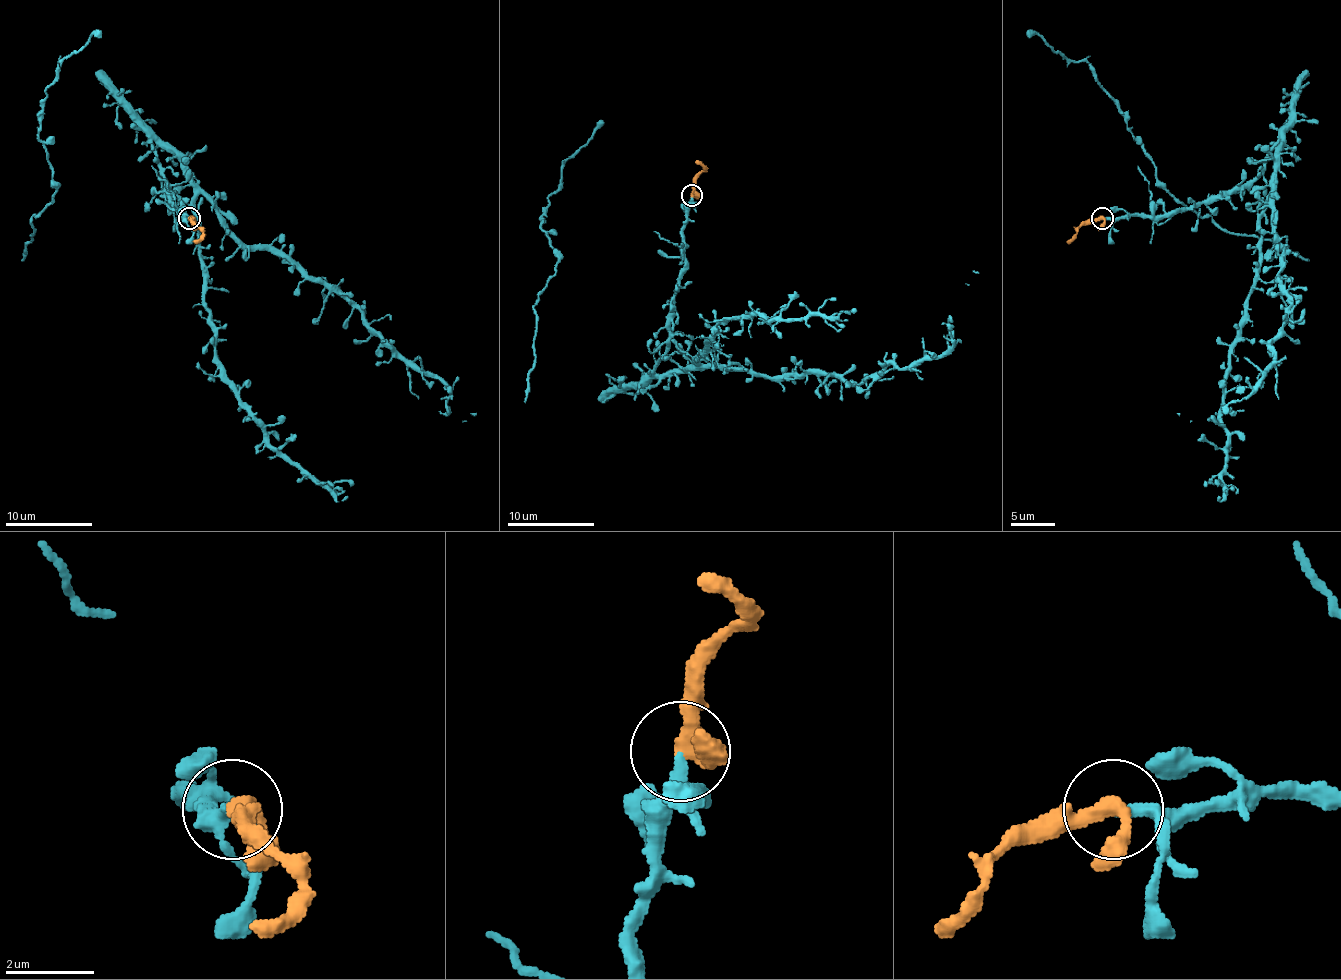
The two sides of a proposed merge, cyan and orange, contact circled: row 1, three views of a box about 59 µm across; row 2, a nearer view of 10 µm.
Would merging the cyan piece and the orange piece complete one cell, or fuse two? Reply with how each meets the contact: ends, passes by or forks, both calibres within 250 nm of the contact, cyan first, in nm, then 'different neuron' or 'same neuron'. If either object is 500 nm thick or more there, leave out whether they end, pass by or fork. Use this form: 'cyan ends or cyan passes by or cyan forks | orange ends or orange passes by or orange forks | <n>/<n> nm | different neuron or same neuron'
cyan passes by | orange passes by | 240/340 nm | same neuron

